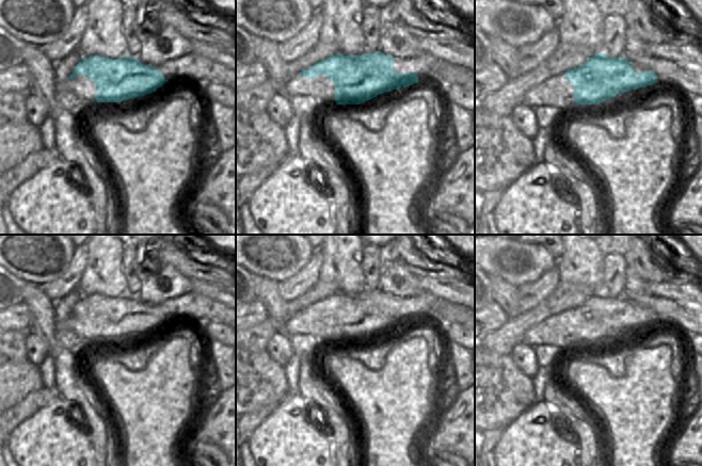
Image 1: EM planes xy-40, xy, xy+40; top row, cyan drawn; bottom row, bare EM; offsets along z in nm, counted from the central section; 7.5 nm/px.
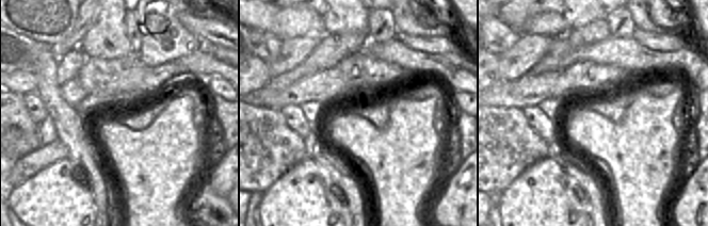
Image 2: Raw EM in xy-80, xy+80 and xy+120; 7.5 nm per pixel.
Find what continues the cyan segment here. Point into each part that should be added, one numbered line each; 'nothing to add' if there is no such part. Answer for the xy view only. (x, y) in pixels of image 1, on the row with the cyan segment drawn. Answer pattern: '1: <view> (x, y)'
1: xy (445, 71)

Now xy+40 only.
1: xy+40 (637, 68)

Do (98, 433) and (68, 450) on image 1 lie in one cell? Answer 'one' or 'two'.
two

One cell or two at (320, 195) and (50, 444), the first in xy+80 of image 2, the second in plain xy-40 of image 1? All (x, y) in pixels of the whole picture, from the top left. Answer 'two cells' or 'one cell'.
one cell

